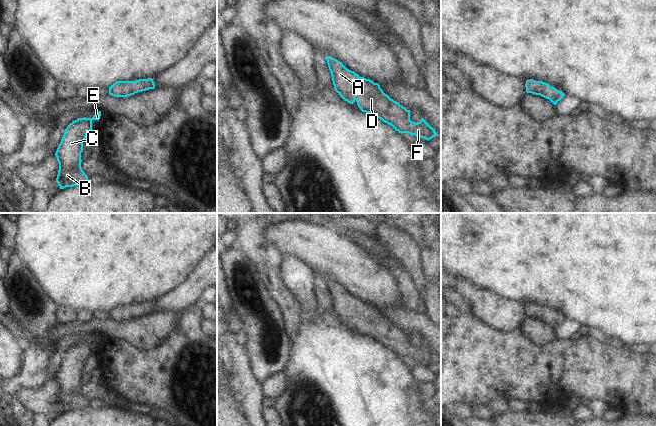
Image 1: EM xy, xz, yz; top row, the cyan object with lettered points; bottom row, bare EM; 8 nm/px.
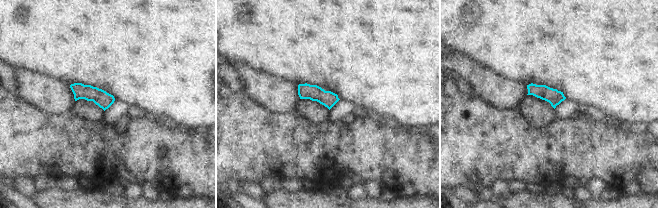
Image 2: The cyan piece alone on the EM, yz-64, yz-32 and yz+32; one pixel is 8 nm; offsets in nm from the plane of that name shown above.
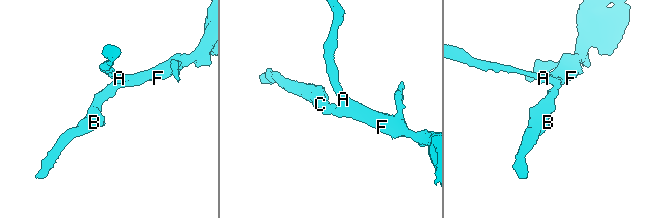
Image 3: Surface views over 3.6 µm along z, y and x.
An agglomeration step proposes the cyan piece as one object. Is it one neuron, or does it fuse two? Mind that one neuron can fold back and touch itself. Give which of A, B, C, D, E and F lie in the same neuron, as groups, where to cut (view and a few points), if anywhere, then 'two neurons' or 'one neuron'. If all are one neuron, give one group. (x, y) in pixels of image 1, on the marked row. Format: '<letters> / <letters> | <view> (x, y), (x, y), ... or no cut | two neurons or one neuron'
A B C D E F | no cut | one neuron

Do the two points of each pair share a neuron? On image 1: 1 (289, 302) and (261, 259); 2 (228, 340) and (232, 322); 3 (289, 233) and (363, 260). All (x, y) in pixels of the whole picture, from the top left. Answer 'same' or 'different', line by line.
1: same
2: different
3: same

